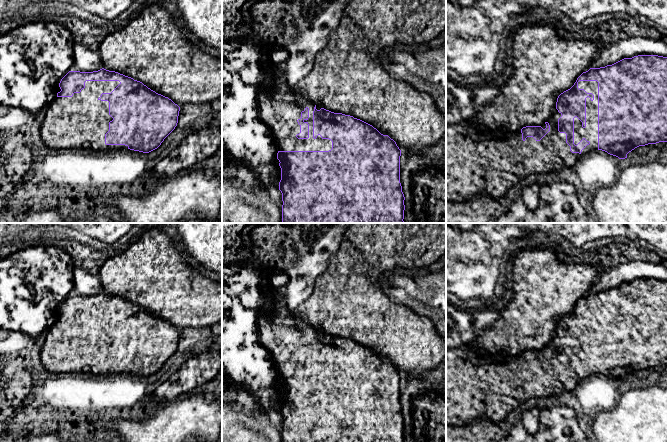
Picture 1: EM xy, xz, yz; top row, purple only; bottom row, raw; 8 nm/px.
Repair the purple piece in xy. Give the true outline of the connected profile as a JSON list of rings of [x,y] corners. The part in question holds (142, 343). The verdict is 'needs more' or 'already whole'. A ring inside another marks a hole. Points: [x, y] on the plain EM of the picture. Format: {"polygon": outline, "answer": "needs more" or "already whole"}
{"polygon": [[[104,292],[93,296],[69,295],[60,305],[57,320],[46,331],[41,349],[42,366],[51,374],[90,373],[108,375],[130,373],[149,377],[157,373],[178,347],[180,331],[142,306]]], "answer": "needs more"}

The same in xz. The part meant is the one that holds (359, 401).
{"polygon": [[[279,291],[272,298],[271,309],[258,318],[260,341],[270,353],[277,370],[277,383],[281,392],[279,414],[282,417],[282,442],[404,442],[404,418],[400,407],[400,380],[401,374],[396,366],[388,359],[381,358],[372,349],[342,337],[334,337],[319,329],[313,328],[306,320],[293,317],[285,302],[279,296]]], "answer": "needs more"}

